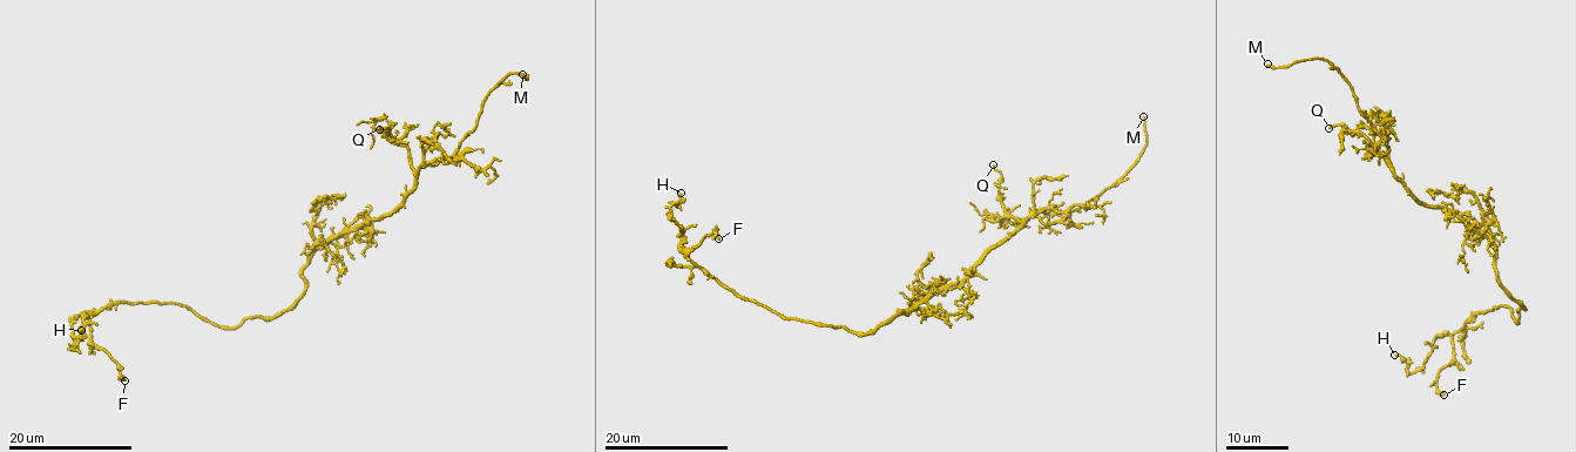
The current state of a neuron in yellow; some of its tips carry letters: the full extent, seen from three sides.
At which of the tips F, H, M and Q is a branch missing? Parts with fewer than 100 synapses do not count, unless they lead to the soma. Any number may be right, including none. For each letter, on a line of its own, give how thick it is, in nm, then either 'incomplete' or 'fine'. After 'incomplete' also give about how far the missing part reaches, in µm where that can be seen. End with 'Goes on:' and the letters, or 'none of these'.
F: calibre 320 nm; fine
H: calibre 190 nm; fine
M: calibre 190 nm; incomplete; missing 20 µm
Q: calibre 120 nm; fine
Goes on: M

